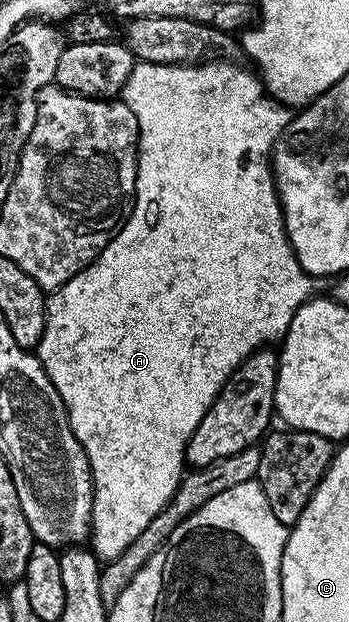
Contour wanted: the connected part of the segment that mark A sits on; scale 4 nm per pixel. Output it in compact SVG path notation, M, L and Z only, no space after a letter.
M222 58L196 65L136 63L121 93L123 103L133 110L139 123L139 169L135 171L134 201L111 241L99 251L99 257L47 296L45 330L41 334L37 355L57 394L61 394L69 426L89 458L93 482L89 544L100 558L121 554L121 550L125 550L125 546L129 546L129 542L133 542L133 538L149 526L153 515L151 504L162 506L171 501L171 495L177 490L179 478L185 471L188 440L225 382L239 369L241 362L249 358L249 354L282 341L289 322L293 322L293 314L297 314L299 307L312 295L312 277L297 262L295 251L287 241L283 207L279 204L279 191L275 189L273 157L289 127L289 108L269 95L262 79L254 71L246 72L237 65Z

